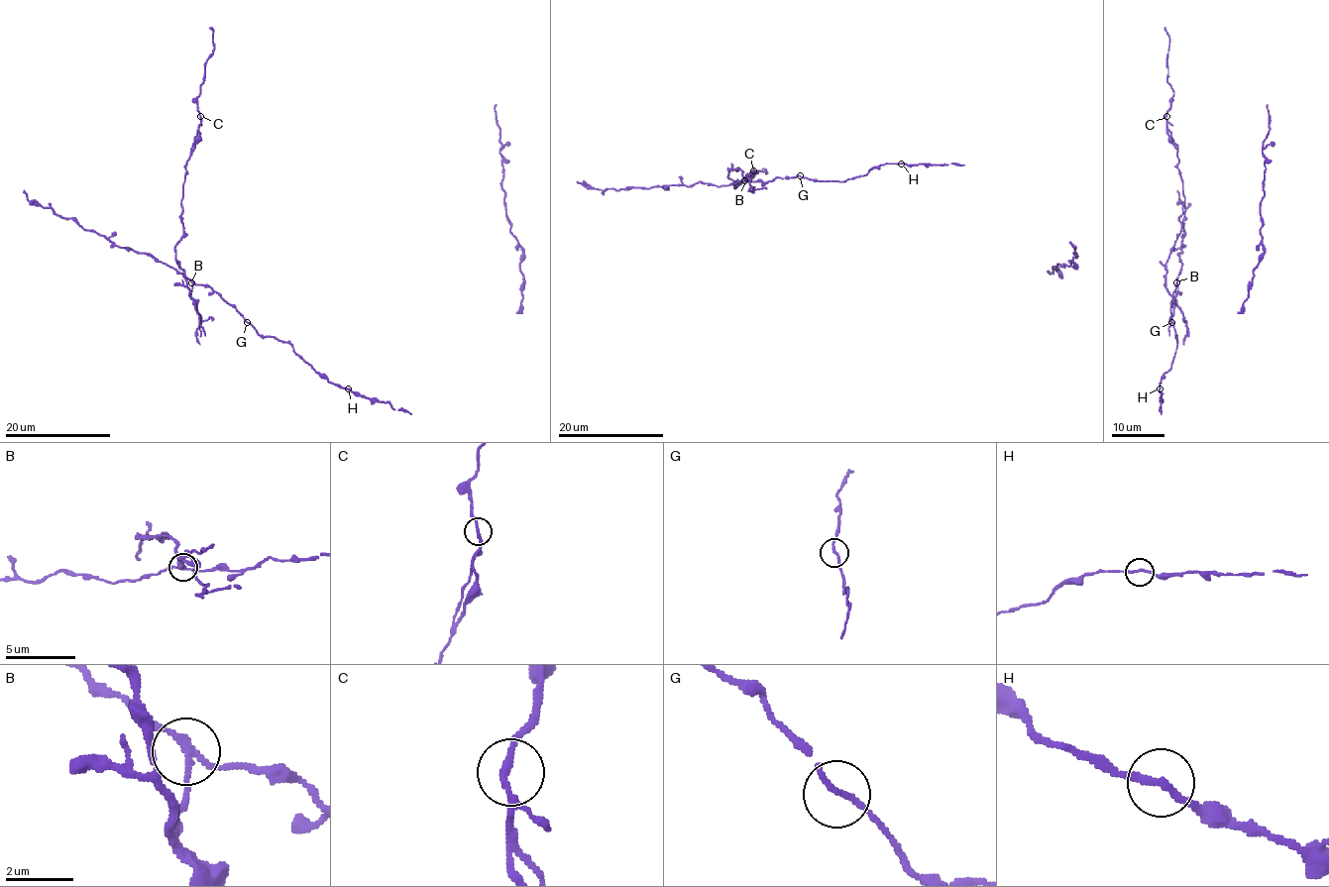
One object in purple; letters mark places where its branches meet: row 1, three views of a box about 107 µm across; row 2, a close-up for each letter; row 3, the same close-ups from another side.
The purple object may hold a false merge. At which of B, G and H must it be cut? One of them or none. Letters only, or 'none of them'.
B

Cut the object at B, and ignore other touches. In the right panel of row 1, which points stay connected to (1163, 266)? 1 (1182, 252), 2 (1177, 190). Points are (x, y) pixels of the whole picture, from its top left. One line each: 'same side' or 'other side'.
1: other side
2: other side

